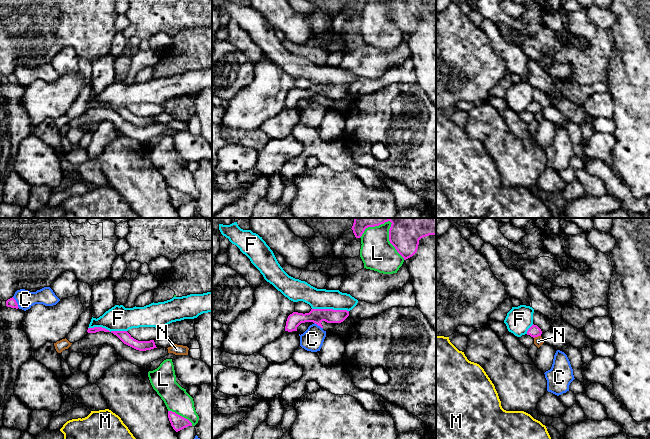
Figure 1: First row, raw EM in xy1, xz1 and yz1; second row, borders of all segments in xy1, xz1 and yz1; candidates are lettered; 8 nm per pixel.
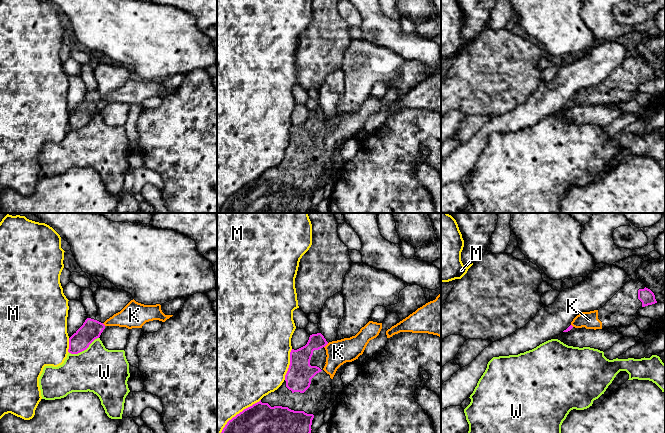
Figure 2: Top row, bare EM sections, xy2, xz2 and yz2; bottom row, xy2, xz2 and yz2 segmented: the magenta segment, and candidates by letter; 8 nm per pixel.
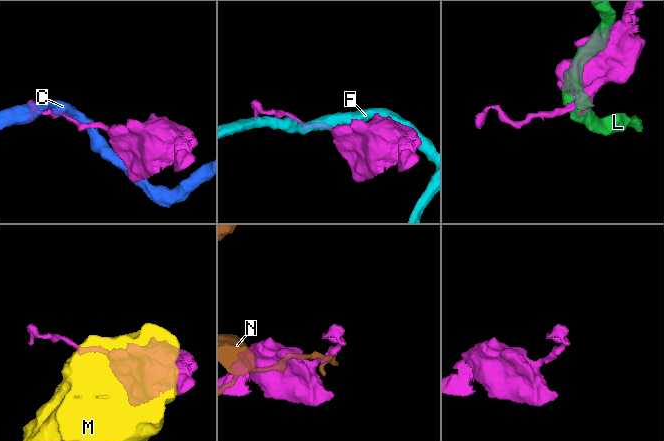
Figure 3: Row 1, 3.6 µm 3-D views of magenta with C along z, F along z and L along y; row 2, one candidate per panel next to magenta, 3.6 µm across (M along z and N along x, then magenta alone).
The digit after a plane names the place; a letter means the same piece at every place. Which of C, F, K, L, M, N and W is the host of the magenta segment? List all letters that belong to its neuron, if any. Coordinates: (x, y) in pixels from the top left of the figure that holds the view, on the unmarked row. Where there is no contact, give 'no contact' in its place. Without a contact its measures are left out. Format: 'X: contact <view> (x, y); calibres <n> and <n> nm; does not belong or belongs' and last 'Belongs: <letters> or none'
C: contact xy1 (16, 78); calibres 70 and 150 nm; does not belong
F: contact xy1 (106, 105); calibres 50 and 200 nm; does not belong
K: contact xz2 (326, 120); calibres 160 and 190 nm; belongs
L: contact xz1 (390, 18); calibres 220 and 280 nm; does not belong
M: contact xz2 (237, 190); calibres 500 and 500 nm; does not belong
N: contact yz1 (537, 112); calibres 100 and 80 nm; does not belong
W: contact xy2 (83, 126); calibres 160 and 380 nm; does not belong
Belongs: K

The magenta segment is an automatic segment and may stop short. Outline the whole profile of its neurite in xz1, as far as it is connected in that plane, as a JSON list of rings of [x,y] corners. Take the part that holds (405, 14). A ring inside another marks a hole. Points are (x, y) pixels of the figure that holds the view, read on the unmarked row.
[[[391,0],[389,5],[389,17],[404,36],[412,33],[419,16],[429,11],[436,12],[436,0]]]

